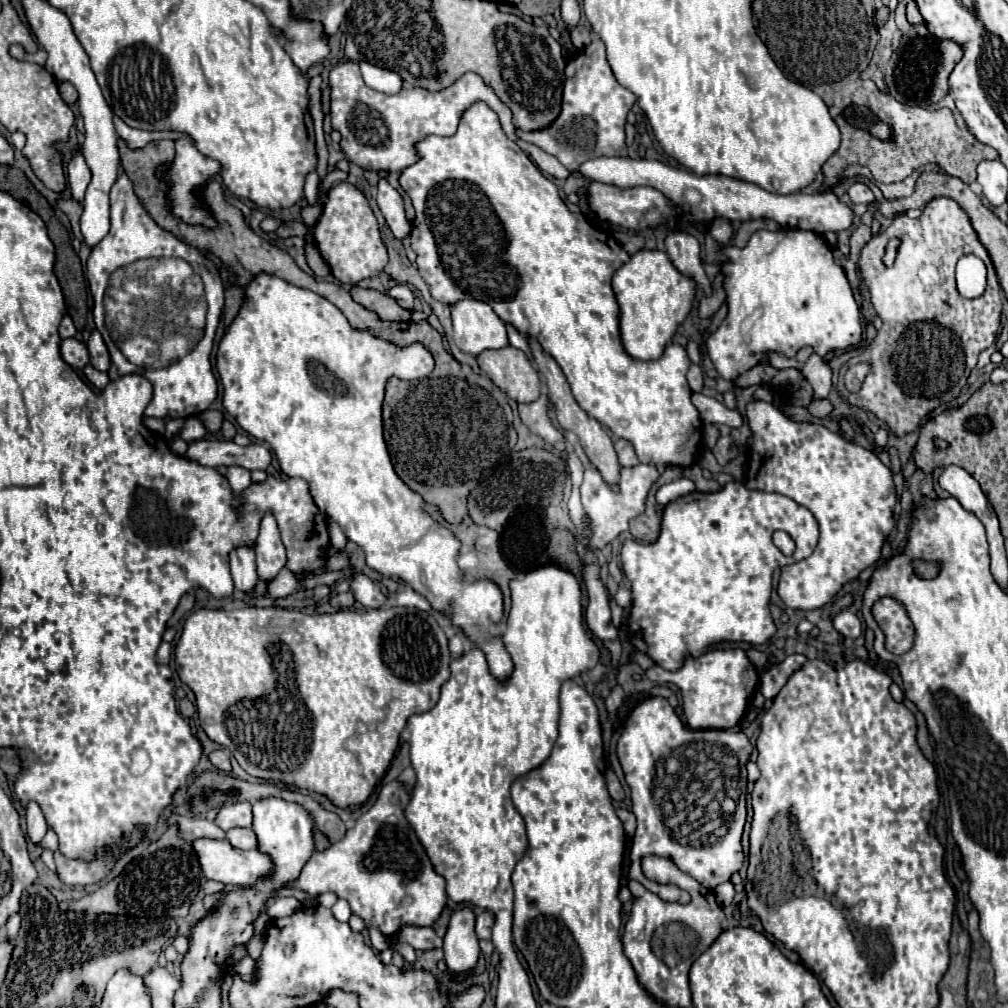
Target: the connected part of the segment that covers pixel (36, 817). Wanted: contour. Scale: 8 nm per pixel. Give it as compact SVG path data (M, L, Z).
M30 800L30 804L26 806L26 834L32 842L42 842L44 834L46 834L46 820L42 816L42 810L38 808L38 804L34 804L34 800Z

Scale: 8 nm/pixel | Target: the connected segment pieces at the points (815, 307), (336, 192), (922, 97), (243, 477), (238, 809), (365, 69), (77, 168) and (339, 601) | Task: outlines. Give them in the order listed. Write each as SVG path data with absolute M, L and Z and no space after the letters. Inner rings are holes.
M758 230L746 248L728 248L728 260L722 264L724 290L728 294L728 316L722 326L708 338L708 354L724 380L736 380L754 368L768 352L780 352L792 358L800 348L810 346L816 354L826 356L832 350L848 348L862 340L860 310L852 296L846 272L834 262L832 250L822 234L808 230Z
M340 182L328 190L328 200L314 224L314 244L330 266L332 276L342 284L354 286L364 278L378 276L388 264L388 252L380 236L378 220L366 196L350 182Z
M900 2L896 6L896 24L902 32L902 48L886 66L886 86L888 92L908 104L916 106L930 106L940 102L948 92L948 76L956 62L962 58L962 50L956 42L934 38L924 24L910 26L904 18L906 14L906 2Z
M230 466L226 470L226 480L230 484L230 490L234 496L242 496L242 492L252 484L250 480L250 470L246 468L238 468L238 466Z
M236 802L236 804L220 808L216 818L214 818L214 824L218 824L218 828L222 828L222 830L230 830L230 828L236 828L236 826L250 828L250 824L252 824L250 802Z
M360 62L360 70L368 88L374 88L384 94L398 94L402 90L402 78L396 72L378 68L368 62Z
M76 152L74 158L66 164L66 176L70 178L68 190L72 194L72 200L82 202L86 186L90 184L90 168L88 168L82 152Z
M342 592L342 594L336 594L330 598L330 604L338 610L346 610L346 608L352 608L354 606L354 594L352 592Z

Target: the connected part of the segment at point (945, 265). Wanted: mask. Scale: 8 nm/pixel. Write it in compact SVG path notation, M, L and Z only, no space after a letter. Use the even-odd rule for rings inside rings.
M932 198L924 206L920 218L912 220L906 214L896 216L886 232L874 236L862 249L858 267L860 276L868 284L876 314L882 318L882 328L856 358L872 364L860 392L848 394L842 372L838 378L838 392L852 406L868 410L884 420L896 436L904 436L916 430L920 420L942 404L942 384L946 384L946 392L950 392L950 388L976 366L978 354L994 344L1002 312L1000 282L970 218L962 212L958 202L950 198ZM892 238L898 238L900 246L894 266L886 268L882 258ZM964 254L980 256L986 262L990 288L986 288L982 298L966 300L956 290L954 268ZM928 322L938 322L938 328L932 328Z

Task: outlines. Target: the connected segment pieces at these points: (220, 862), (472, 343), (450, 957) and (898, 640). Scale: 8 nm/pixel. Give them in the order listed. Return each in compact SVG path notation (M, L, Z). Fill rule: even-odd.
M192 840L202 874L226 886L248 886L272 872L270 856L234 848L228 840Z
M458 300L452 304L452 324L456 346L472 356L488 348L504 348L508 344L506 324L494 308L482 300Z
M462 906L452 912L442 948L448 970L466 972L476 966L480 948L474 932L474 912L470 906Z
M882 596L872 608L872 616L886 636L886 650L892 654L904 654L914 646L914 624L898 600Z

